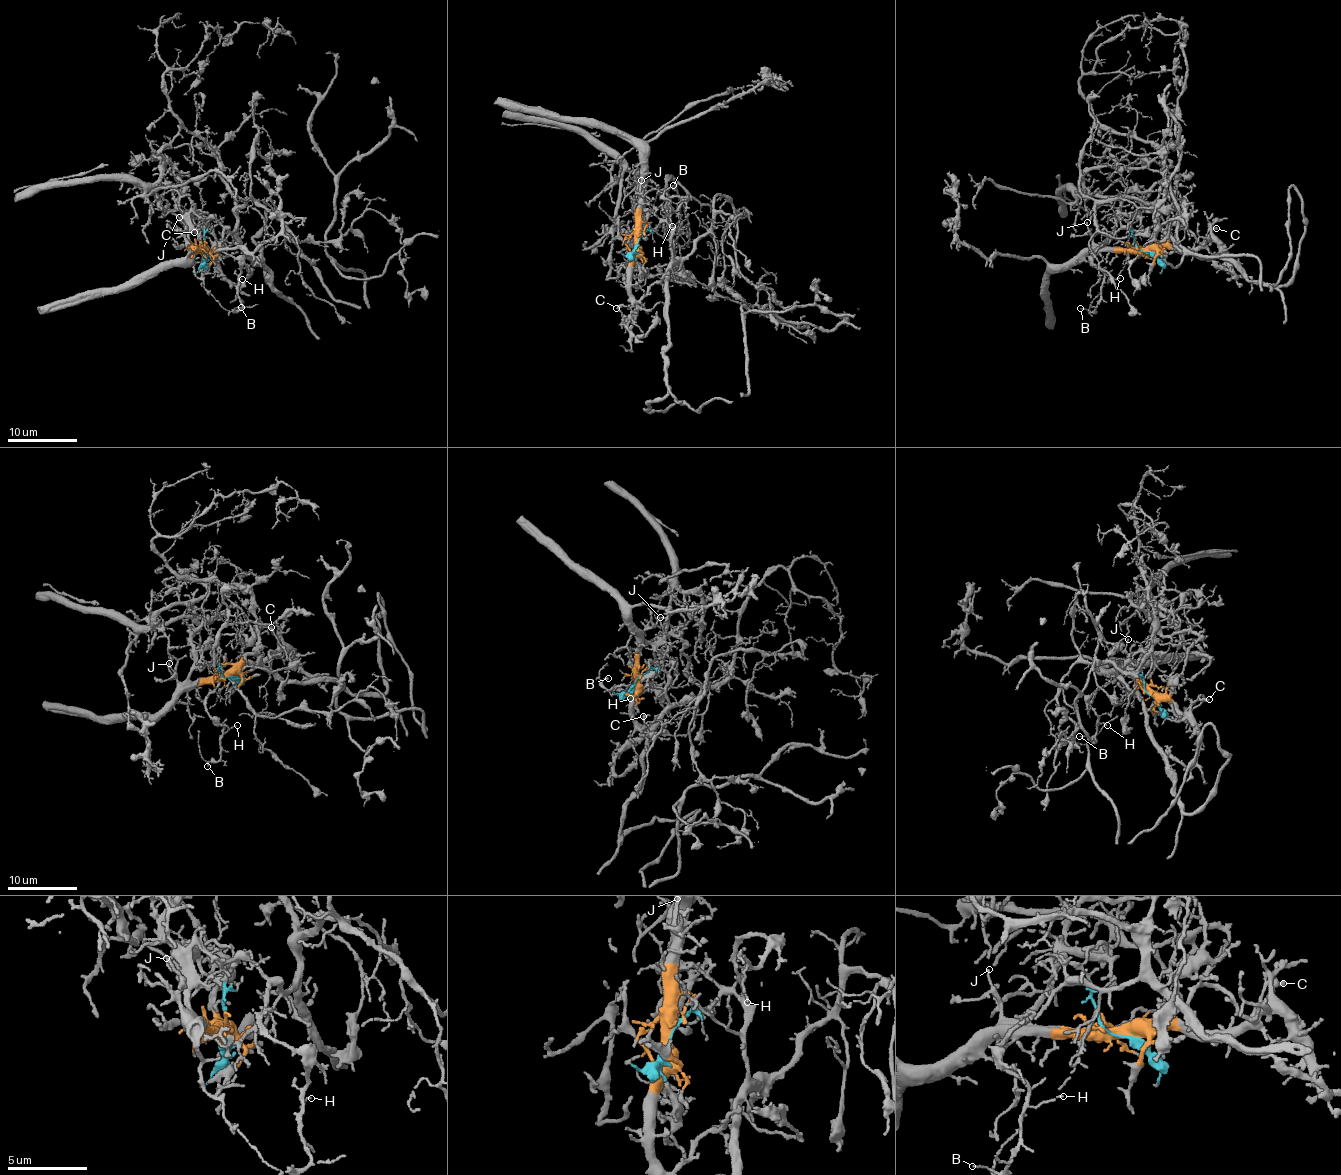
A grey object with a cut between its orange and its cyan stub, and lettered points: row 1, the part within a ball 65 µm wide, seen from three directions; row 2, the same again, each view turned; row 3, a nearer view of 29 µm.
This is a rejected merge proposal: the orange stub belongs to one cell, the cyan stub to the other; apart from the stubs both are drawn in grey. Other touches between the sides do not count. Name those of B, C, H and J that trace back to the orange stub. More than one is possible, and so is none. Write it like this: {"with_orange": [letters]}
{"with_orange": ["C", "J"]}

